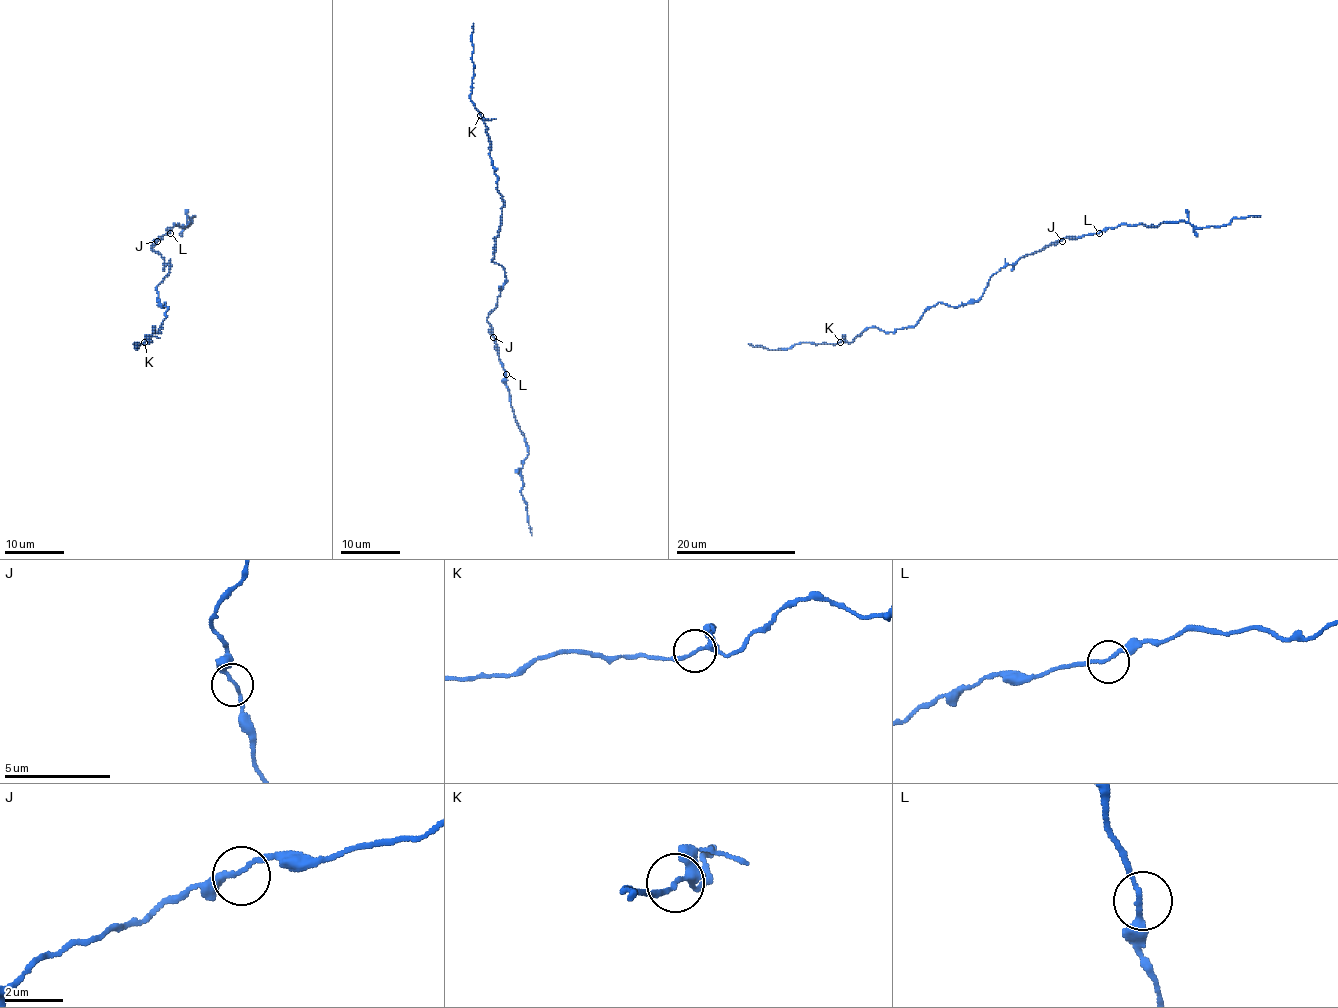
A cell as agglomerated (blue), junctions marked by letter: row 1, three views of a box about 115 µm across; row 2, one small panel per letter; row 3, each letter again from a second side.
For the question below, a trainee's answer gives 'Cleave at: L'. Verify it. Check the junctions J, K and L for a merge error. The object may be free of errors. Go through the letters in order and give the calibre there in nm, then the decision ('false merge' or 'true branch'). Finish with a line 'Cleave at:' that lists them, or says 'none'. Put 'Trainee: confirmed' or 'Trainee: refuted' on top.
Trainee: refuted
J: calibre 170 nm; true branch
K: calibre 170 nm; true branch
L: calibre 150 nm; true branch
Cleave at: none

